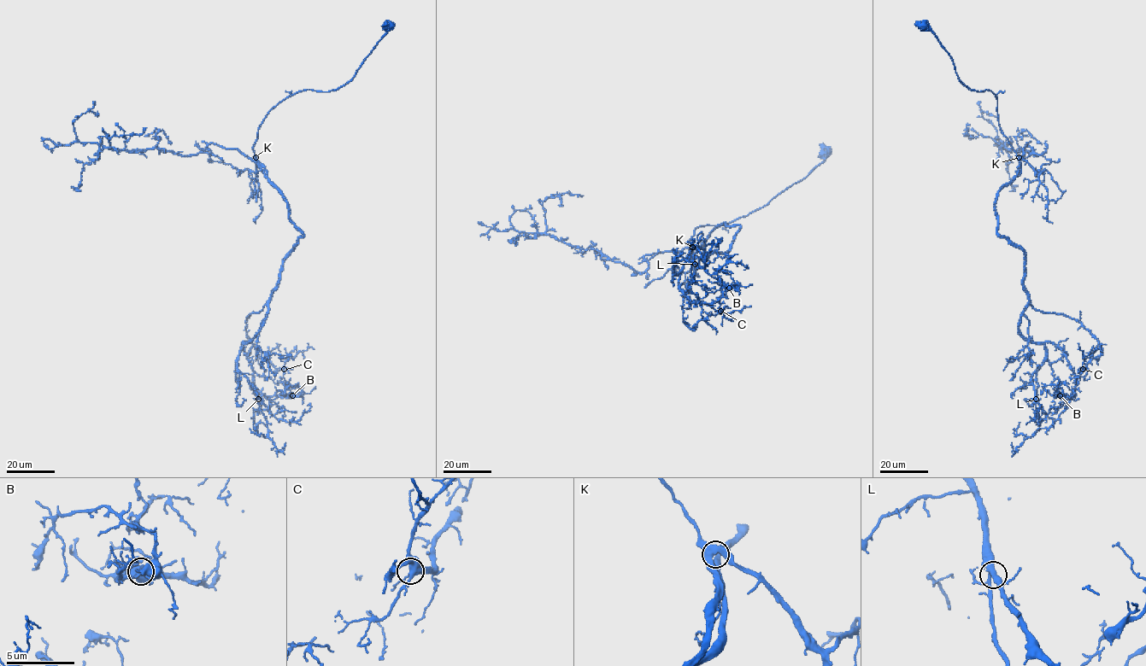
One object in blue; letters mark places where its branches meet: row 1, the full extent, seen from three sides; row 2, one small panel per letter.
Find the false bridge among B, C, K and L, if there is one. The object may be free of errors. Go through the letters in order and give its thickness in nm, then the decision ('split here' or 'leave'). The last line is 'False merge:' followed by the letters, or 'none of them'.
B: calibre 650 nm; split here
C: calibre 480 nm; leave
K: calibre 400 nm; leave
L: calibre 360 nm; leave
False merge: B

